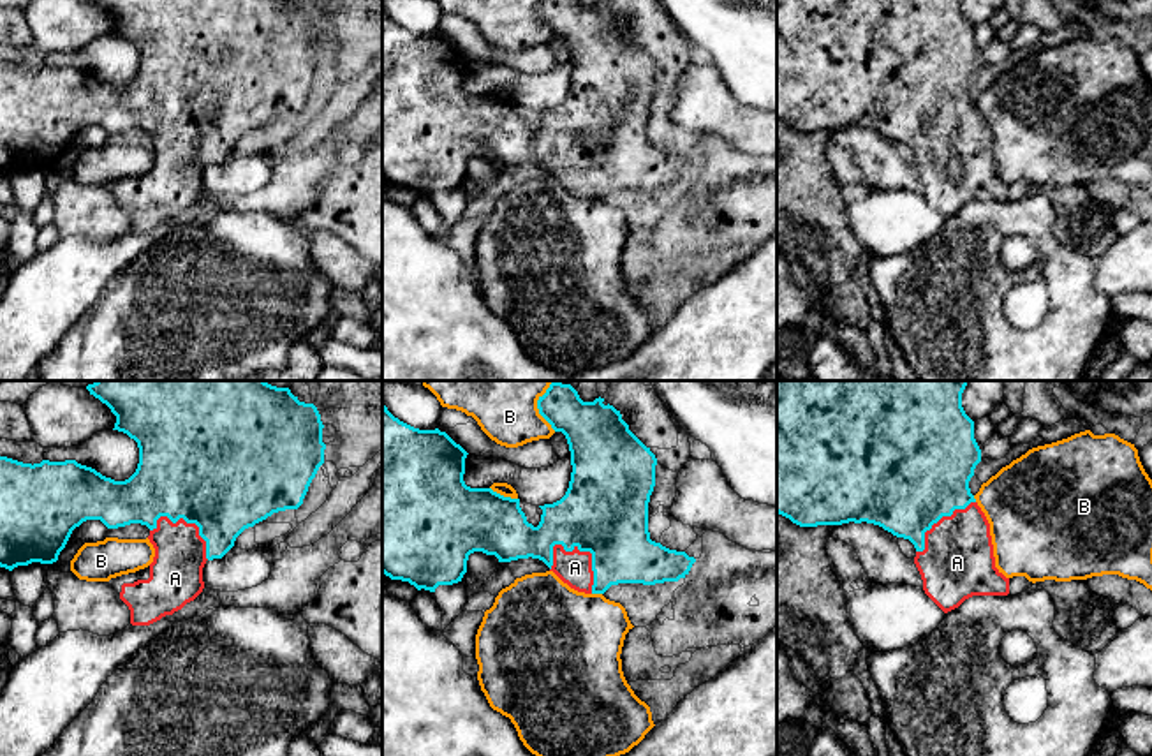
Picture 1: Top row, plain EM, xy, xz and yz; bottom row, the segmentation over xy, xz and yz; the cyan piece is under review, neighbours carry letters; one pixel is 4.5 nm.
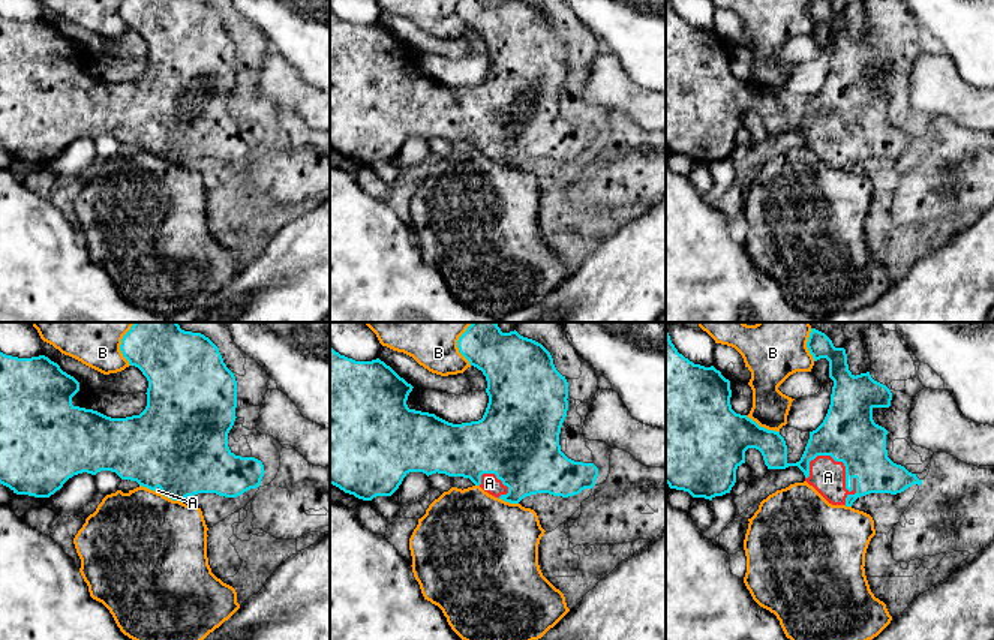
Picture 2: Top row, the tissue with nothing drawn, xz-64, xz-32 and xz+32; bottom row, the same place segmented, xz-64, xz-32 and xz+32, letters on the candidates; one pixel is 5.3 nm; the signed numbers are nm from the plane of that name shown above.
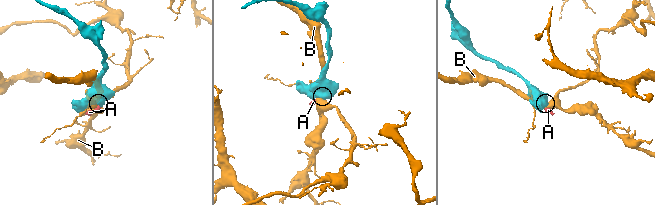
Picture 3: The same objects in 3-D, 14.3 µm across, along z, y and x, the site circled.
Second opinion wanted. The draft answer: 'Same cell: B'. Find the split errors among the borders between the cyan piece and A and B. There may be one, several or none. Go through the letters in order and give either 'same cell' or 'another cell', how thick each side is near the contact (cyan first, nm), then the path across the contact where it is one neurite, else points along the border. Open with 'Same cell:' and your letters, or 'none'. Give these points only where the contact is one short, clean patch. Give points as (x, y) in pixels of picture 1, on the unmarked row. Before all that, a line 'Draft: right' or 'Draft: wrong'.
Draft: wrong
Same cell: A
A: same cell | 400/160 nm
B: another cell | 240/240 nm

